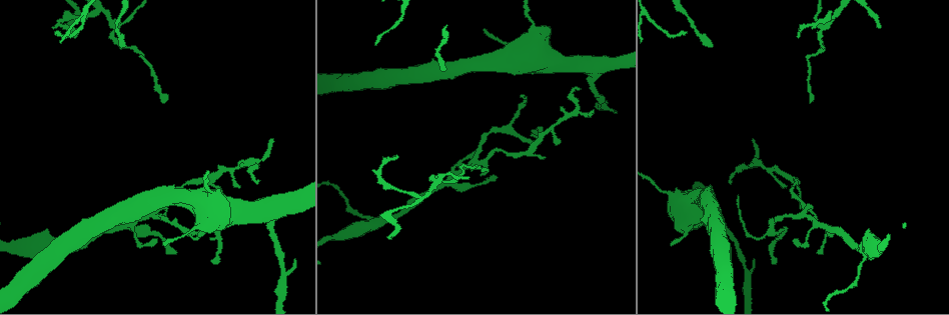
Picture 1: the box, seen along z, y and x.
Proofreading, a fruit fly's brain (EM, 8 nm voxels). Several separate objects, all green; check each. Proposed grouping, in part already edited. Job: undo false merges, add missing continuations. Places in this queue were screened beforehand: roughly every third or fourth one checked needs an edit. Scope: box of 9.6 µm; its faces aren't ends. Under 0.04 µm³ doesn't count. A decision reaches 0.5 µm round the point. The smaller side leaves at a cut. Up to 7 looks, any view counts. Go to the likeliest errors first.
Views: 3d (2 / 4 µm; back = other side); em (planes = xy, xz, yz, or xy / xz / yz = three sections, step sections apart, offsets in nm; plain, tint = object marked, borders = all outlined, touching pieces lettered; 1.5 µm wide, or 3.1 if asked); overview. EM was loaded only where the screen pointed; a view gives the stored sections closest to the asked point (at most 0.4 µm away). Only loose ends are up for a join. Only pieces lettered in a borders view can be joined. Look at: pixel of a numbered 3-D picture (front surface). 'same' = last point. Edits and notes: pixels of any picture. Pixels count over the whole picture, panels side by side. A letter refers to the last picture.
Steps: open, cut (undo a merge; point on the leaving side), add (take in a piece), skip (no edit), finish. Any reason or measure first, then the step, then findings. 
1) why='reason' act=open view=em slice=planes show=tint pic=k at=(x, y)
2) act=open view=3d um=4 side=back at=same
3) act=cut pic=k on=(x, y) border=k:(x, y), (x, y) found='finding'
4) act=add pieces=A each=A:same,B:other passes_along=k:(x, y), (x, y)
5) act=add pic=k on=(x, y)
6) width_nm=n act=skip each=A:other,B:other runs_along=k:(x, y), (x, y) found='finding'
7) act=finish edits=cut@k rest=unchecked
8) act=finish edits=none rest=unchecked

why='thin end' act=open view=em slice=xy step=8 show=tint pic=1 at=(754, 258)

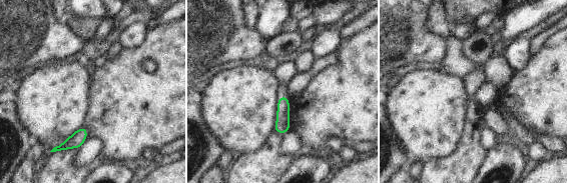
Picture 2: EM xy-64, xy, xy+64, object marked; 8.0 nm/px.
act=open view=em slice=planes show=borders at=same

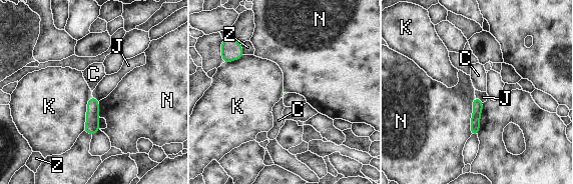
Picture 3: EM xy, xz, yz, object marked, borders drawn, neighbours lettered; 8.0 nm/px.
act=skip each=C:other,J:other,K:other,N:other,Z:other runs_along=3:(476, 100), (475, 130), (473, 132) found='no lettered piece goes on from it'

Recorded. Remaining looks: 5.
why='a fork' act=open view=em slice=planes show=plain pic=1 at=(151, 213)

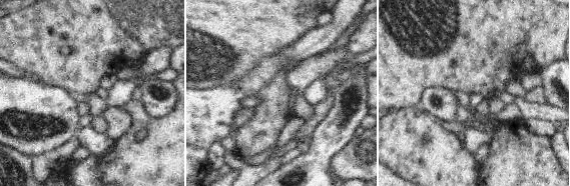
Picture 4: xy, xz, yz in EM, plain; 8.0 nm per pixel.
why='with the object marked' act=open view=em slice=planes show=tint at=same

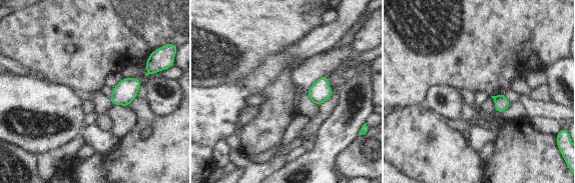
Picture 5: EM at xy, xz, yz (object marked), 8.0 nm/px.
act=open view=em slice=planes show=borders at=same

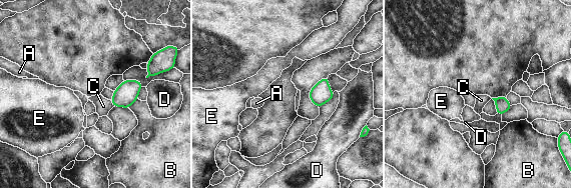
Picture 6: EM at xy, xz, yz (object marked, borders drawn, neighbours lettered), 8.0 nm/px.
act=skip each=A:other,B:other,C:other,D:other,E:other border=6:(137, 98), (128, 108) found='one neuron here'

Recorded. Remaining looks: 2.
why='an open end' act=open view=3d um=2 pic=1 at=(271, 138)

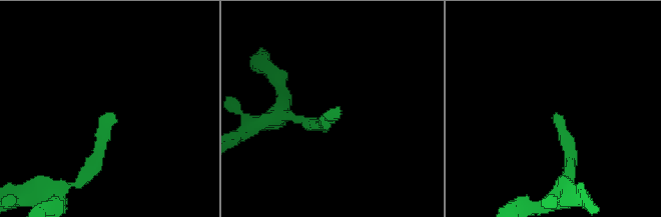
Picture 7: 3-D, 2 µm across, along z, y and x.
why='need the tissue' act=open view=em slice=planes show=borders pic=7 at=(333, 110)

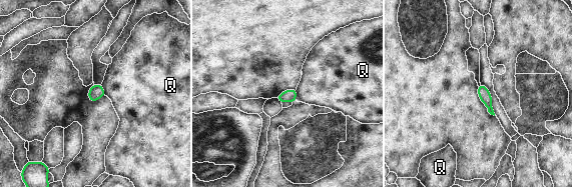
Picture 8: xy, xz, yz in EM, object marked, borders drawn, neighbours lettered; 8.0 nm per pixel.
act=skip each=Q:other found='no lettered piece goes on from it'

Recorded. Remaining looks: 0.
act=finish edits=none rest=unchecked

